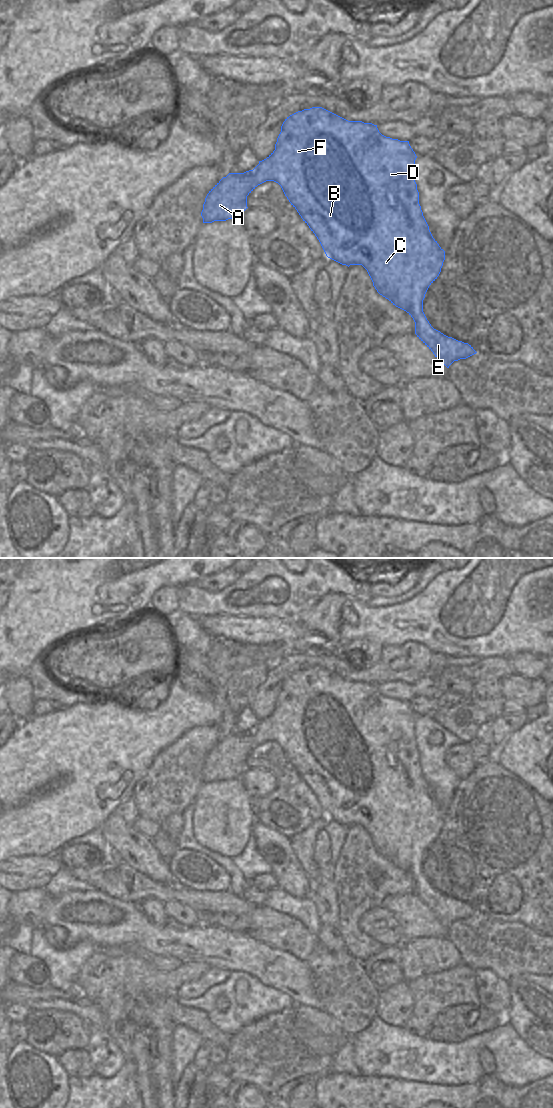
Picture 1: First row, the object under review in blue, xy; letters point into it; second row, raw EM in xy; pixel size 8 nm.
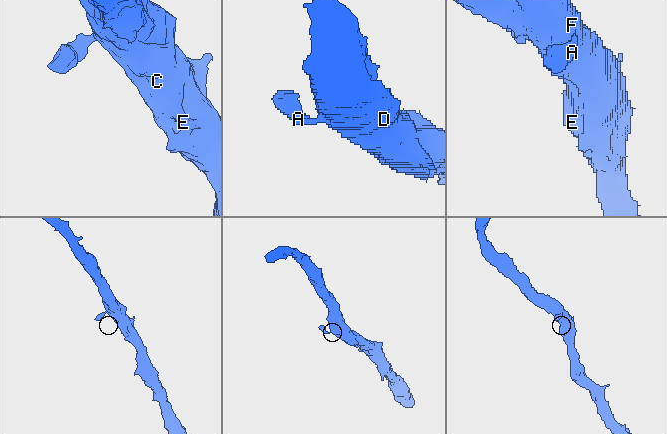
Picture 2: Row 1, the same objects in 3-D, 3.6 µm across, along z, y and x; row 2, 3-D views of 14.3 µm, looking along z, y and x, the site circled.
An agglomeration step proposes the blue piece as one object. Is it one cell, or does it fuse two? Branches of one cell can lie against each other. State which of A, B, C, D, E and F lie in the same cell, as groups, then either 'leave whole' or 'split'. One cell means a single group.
A B C D E F | leave whole

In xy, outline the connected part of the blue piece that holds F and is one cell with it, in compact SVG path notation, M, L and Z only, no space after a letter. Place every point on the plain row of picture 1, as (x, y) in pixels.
M312 667L298 671L285 679L281 686L281 692L275 704L275 710L253 729L244 733L229 733L223 737L207 754L203 764L201 776L203 783L212 783L214 781L226 781L228 779L241 779L243 772L247 767L247 756L260 744L266 741L278 743L291 765L297 770L303 781L309 786L311 791L319 800L326 816L342 825L362 825L368 832L373 846L377 852L388 859L396 867L406 871L415 882L415 894L417 897L433 912L435 917L447 928L460 919L466 919L477 912L468 903L458 901L448 897L440 891L434 889L427 880L423 872L423 860L429 846L437 839L441 832L445 820L445 811L439 806L433 798L429 786L423 776L419 764L419 752L415 742L415 720L417 716L411 708L409 701L400 701L382 695L377 685L364 683L362 681L348 681L322 667Z

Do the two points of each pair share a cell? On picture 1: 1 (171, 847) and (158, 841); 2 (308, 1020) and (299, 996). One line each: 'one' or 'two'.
1: one
2: two

